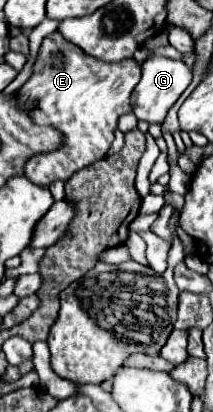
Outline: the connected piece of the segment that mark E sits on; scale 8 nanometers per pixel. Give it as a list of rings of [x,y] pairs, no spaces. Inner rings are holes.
[[[60,32],[44,38],[32,78],[18,90],[20,100],[36,100],[38,110],[32,114],[38,124],[48,124],[64,134],[64,148],[38,154],[26,162],[26,178],[38,186],[50,186],[56,180],[70,180],[80,168],[106,158],[114,140],[118,118],[128,114],[130,94],[140,82],[140,66],[134,60],[120,64],[100,62],[84,54],[78,46],[64,40]]]

